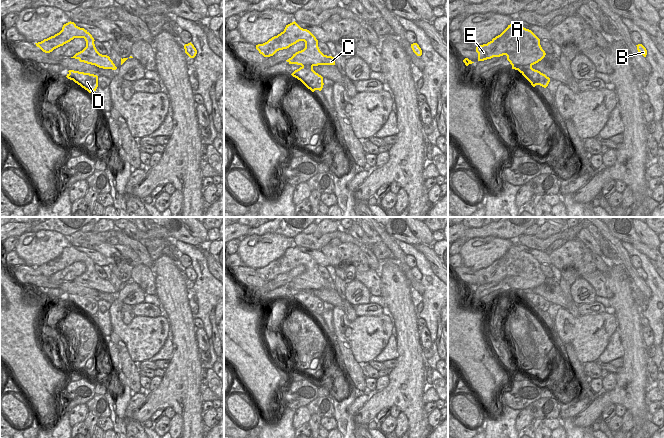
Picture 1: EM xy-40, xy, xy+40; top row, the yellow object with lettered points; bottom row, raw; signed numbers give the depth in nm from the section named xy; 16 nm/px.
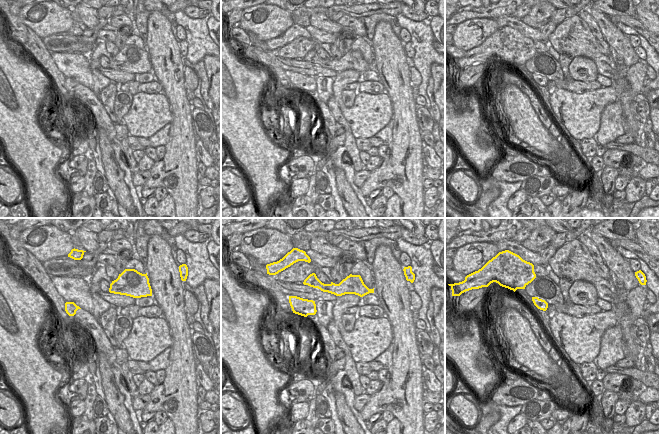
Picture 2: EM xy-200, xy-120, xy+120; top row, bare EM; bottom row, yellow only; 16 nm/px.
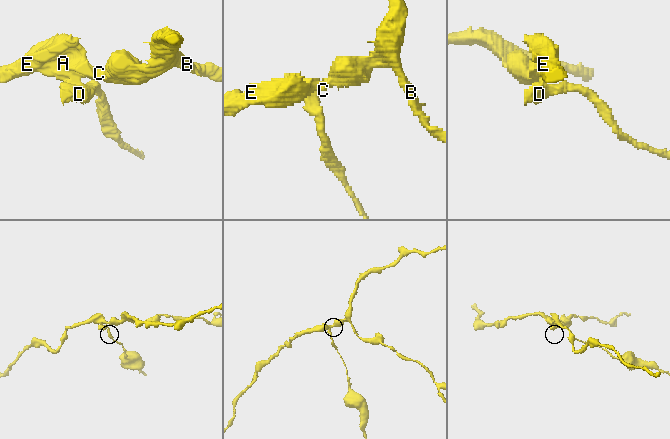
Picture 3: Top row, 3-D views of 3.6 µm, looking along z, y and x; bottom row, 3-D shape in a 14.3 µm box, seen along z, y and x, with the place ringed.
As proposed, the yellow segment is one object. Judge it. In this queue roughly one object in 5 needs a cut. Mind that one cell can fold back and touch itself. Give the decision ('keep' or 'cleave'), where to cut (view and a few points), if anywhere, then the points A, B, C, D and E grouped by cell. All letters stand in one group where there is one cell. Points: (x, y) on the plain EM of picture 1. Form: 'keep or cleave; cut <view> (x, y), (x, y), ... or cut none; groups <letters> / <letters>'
cleave; cut xy+40 (531, 289), (516, 289), (513, 292); groups A B C E / D

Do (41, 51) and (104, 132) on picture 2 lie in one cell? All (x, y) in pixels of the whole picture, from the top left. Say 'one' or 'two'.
one

